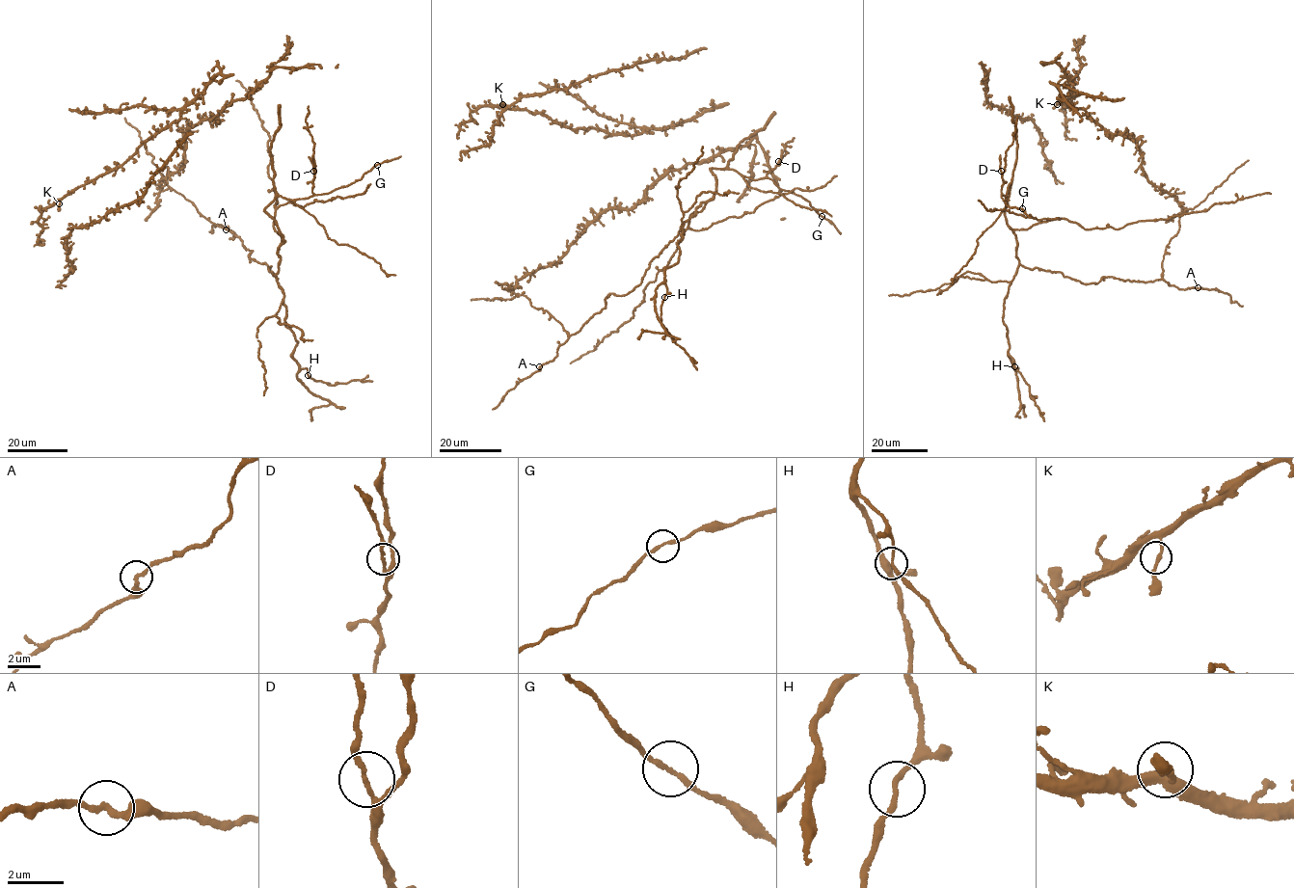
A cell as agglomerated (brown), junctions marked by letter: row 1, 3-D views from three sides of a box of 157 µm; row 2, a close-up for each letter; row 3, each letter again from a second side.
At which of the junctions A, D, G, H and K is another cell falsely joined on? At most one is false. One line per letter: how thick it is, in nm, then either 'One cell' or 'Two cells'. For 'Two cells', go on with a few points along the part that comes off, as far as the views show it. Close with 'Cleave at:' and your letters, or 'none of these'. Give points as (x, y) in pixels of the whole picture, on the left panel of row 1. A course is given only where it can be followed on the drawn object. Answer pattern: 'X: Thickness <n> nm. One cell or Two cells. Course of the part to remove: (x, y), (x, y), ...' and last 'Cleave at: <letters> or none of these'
A: Thickness 200 nm. One cell
D: Thickness 160 nm. One cell
G: Thickness 170 nm. One cell
H: Thickness 170 nm. One cell
K: Thickness 170 nm. One cell
Cleave at: none of these

